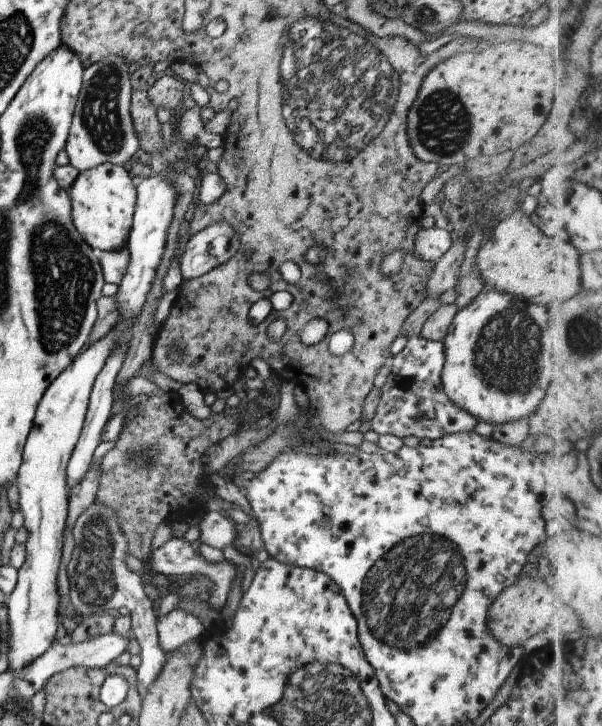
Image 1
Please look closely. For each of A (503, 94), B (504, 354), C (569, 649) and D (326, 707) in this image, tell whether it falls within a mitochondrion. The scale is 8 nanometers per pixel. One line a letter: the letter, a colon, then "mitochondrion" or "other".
A: other
B: mitochondrion
C: other
D: mitochondrion

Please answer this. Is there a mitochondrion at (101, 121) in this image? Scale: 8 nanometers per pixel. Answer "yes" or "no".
yes

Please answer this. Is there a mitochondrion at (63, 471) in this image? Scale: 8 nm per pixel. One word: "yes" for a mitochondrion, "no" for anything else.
no

